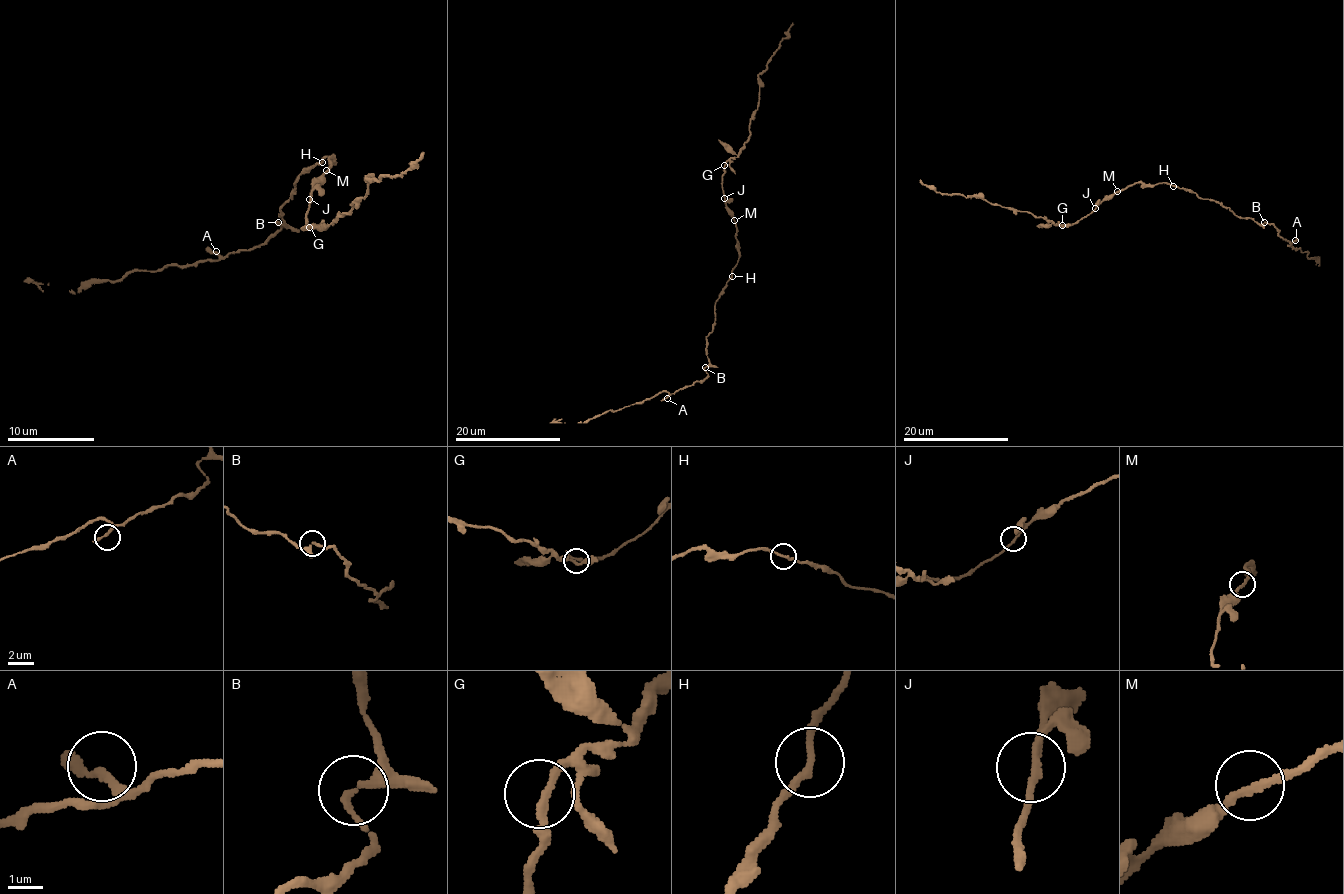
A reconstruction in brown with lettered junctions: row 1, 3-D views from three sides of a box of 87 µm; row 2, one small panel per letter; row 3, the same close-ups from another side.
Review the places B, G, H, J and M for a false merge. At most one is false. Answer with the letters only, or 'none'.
none

